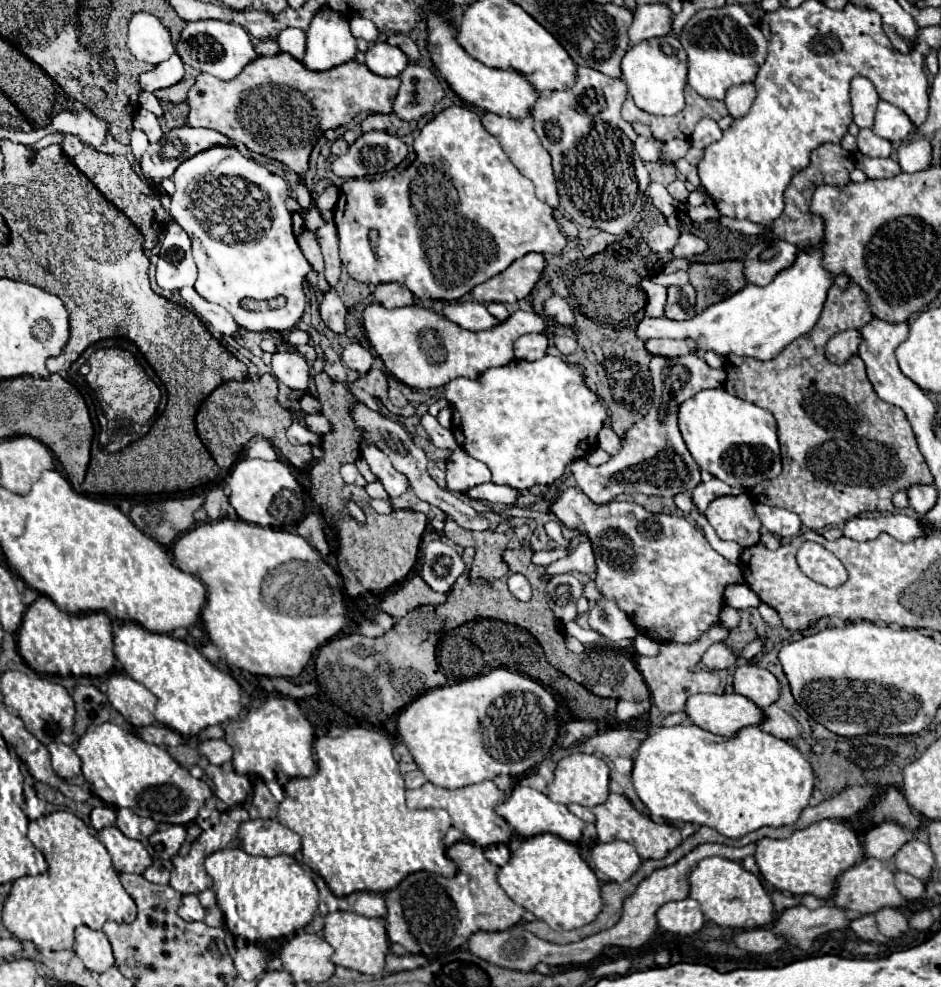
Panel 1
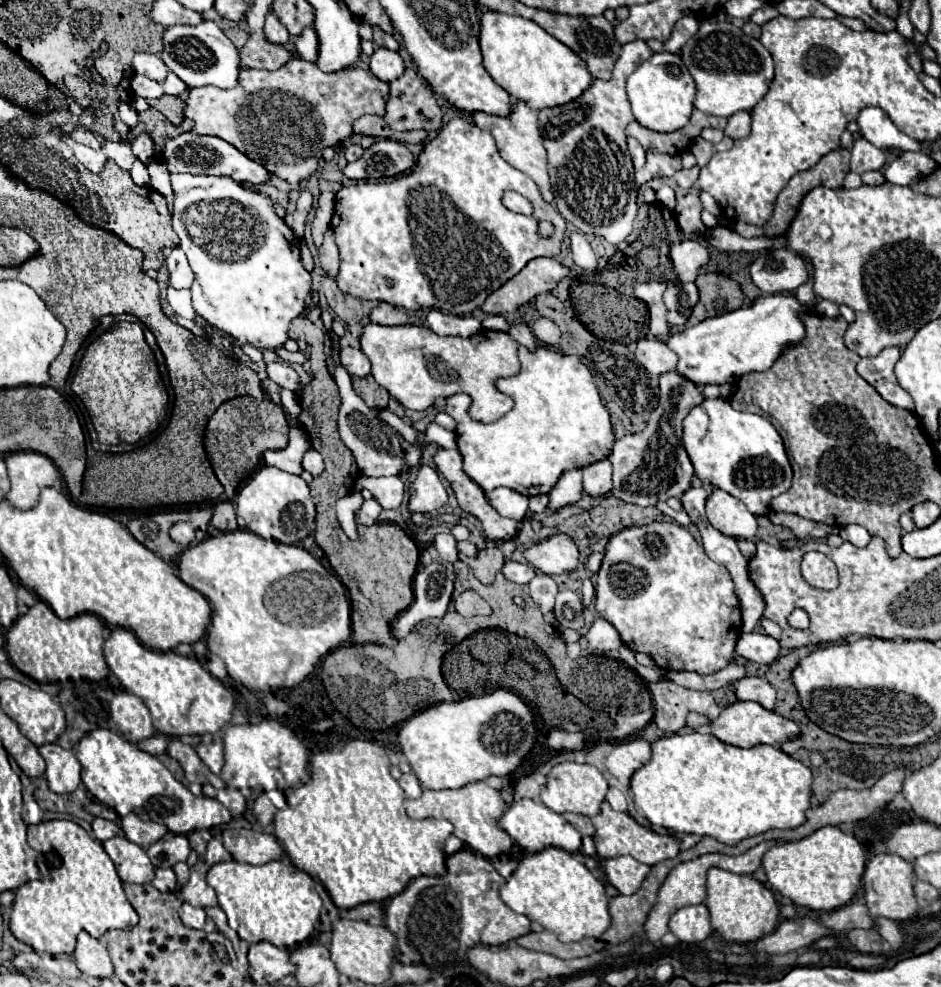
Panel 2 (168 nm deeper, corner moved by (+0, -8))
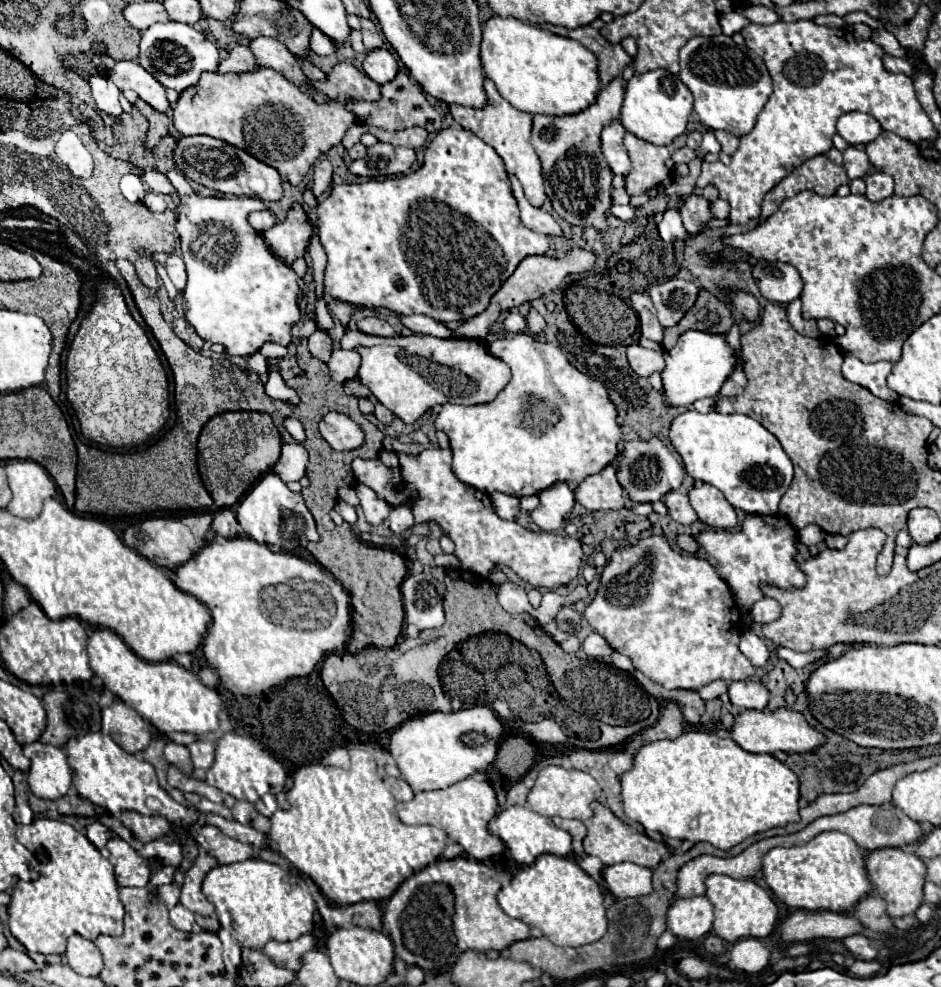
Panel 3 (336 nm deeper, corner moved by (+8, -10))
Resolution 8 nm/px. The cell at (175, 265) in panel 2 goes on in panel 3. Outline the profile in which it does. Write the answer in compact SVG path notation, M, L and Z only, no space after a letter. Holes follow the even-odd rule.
M170 254L168 260L166 260L166 270L168 270L168 276L174 282L174 286L178 290L184 290L184 286L186 286L186 270L184 270L182 258L176 256L176 254Z

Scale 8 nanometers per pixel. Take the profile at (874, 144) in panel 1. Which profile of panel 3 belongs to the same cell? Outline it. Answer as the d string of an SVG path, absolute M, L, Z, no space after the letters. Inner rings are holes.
M848 146L848 150L844 152L844 170L850 180L862 178L870 170L870 160L866 152L856 146Z

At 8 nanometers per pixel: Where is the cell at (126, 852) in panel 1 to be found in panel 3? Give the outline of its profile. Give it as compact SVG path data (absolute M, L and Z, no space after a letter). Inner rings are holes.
M112 838L100 850L106 860L116 868L116 882L120 886L146 886L150 880L150 868L144 858L122 838Z

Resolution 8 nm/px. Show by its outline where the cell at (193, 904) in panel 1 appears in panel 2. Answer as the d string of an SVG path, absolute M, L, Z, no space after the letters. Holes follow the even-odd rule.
M184 902L182 908L180 908L180 918L182 918L184 926L202 930L204 928L204 920L206 920L206 912L204 912L204 908L196 908L196 906Z

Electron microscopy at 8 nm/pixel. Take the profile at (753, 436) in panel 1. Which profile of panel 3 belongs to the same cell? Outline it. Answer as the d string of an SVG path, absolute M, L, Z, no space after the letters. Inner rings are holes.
M686 410L672 420L668 438L674 450L682 456L686 472L694 480L716 486L734 508L746 514L776 514L778 512L778 502L792 482L792 460L784 452L778 438L772 432L768 432L760 422L744 414L718 414L718 412L700 414L696 410Z

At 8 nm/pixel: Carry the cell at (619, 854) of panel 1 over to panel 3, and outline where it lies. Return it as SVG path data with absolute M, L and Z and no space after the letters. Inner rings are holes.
M632 862L604 868L604 880L608 884L608 890L620 900L646 896L652 892L652 870Z

